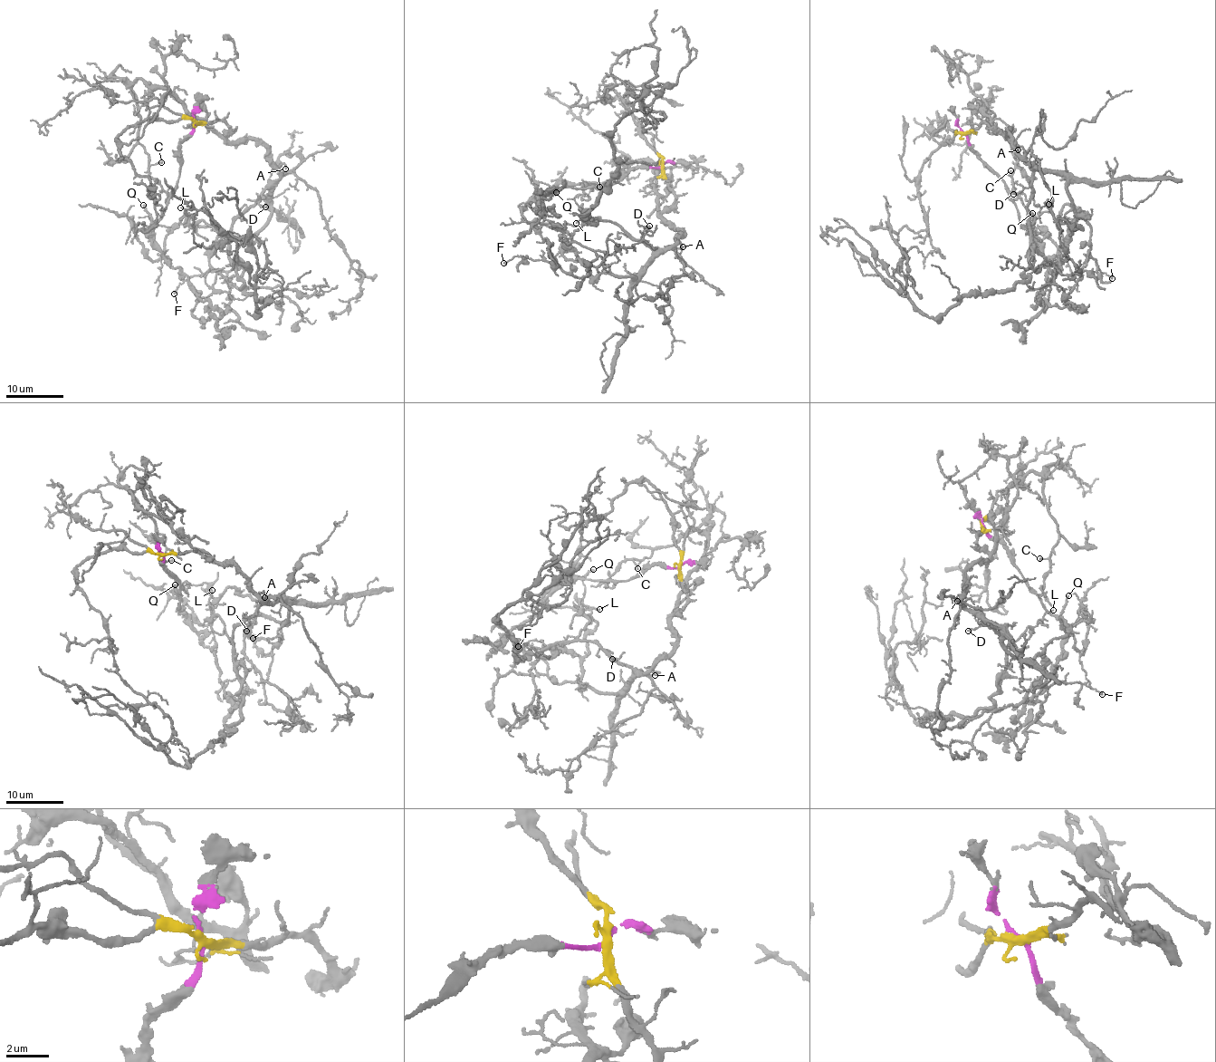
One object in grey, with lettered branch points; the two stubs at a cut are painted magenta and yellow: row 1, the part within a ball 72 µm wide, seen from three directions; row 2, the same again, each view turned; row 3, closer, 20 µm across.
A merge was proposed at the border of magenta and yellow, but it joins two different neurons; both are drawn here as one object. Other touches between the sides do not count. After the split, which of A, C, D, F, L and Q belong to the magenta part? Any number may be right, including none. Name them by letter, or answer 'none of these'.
Q

